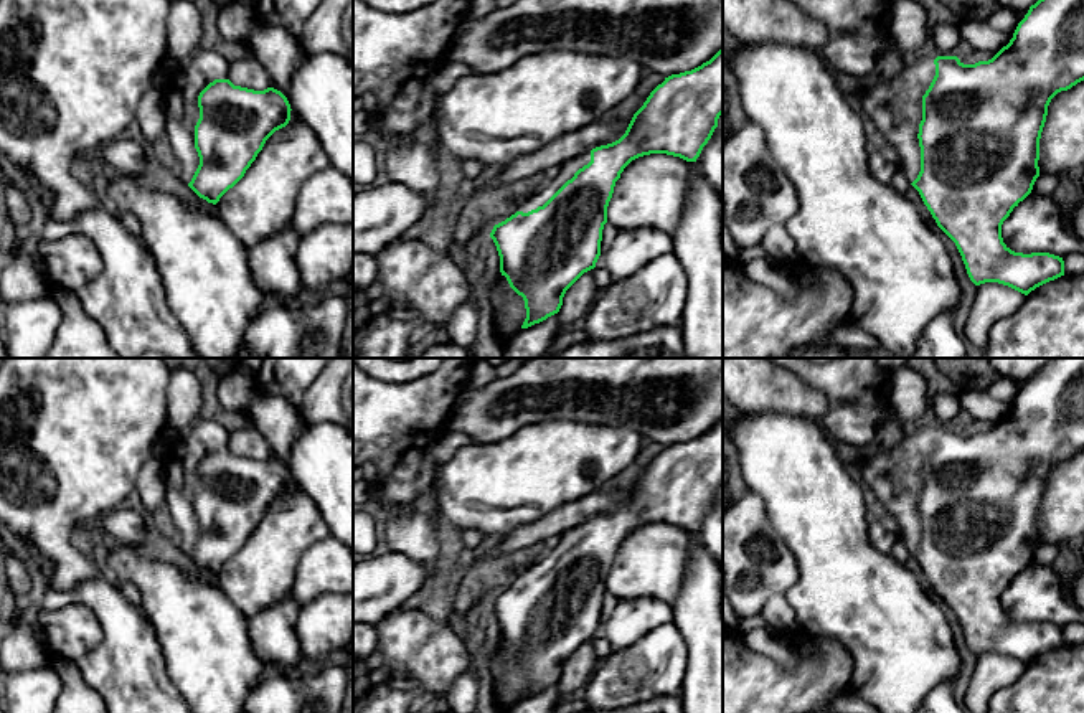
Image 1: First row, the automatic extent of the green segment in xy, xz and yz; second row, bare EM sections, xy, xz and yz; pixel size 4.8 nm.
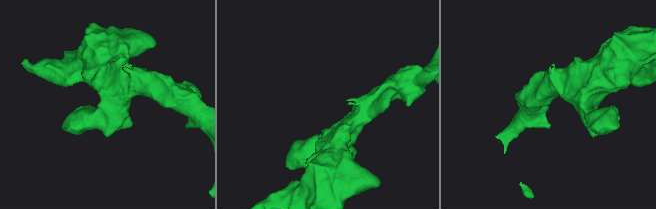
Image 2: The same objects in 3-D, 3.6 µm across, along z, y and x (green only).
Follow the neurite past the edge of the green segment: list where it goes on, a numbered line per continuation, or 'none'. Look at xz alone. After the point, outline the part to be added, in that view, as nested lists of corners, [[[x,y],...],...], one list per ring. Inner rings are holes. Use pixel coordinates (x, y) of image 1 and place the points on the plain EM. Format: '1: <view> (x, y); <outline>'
1: xz (568, 538); [[[584,522],[573,530],[568,530],[561,535],[559,543],[551,548],[540,561],[531,564],[520,581],[528,583],[531,579],[536,579],[538,576],[543,576],[568,550],[574,546],[574,543],[587,535],[591,531],[591,522]]]

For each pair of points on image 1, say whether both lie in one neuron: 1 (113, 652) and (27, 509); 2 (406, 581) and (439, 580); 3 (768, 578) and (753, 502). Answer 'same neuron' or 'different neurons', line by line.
1: different neurons
2: different neurons
3: same neuron

